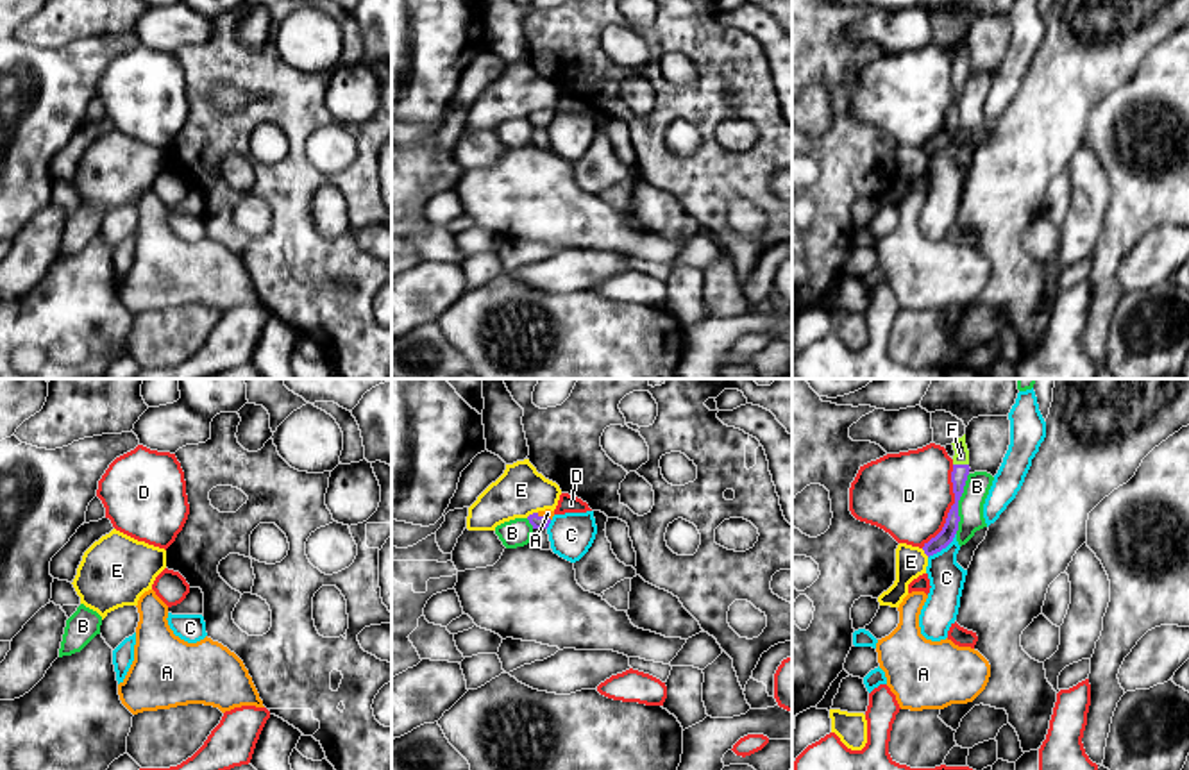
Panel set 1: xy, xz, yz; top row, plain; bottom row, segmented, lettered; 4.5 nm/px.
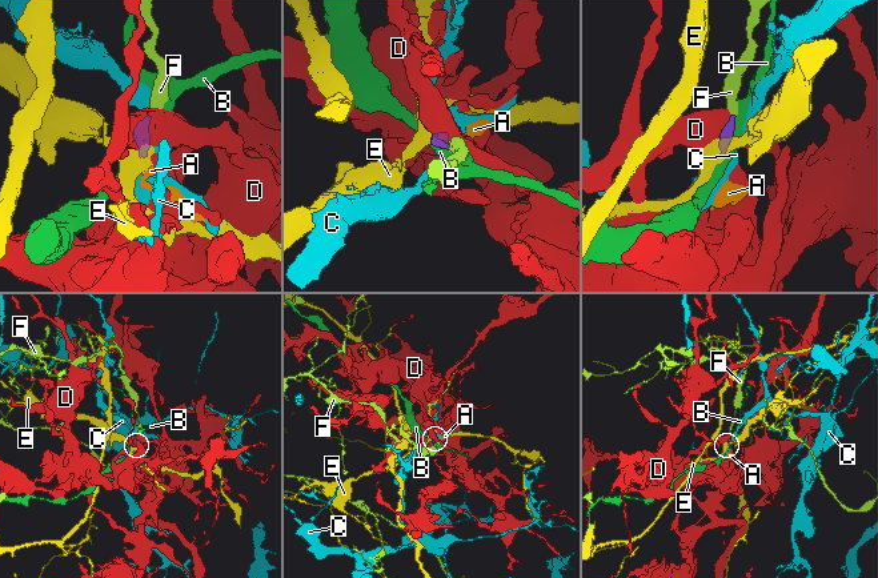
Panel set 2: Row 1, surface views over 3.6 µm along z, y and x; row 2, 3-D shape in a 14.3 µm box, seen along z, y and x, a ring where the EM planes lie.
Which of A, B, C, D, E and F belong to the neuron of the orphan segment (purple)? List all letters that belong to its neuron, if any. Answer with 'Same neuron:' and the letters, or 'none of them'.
Same neuron: A, F

